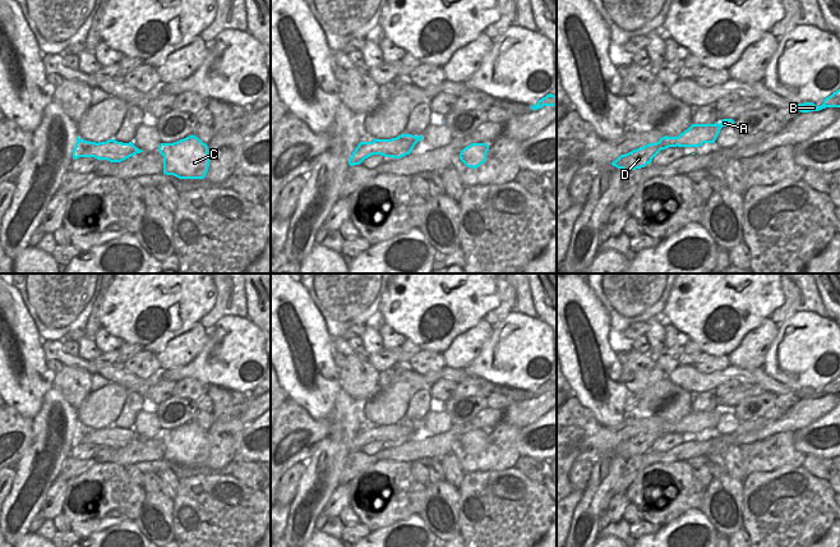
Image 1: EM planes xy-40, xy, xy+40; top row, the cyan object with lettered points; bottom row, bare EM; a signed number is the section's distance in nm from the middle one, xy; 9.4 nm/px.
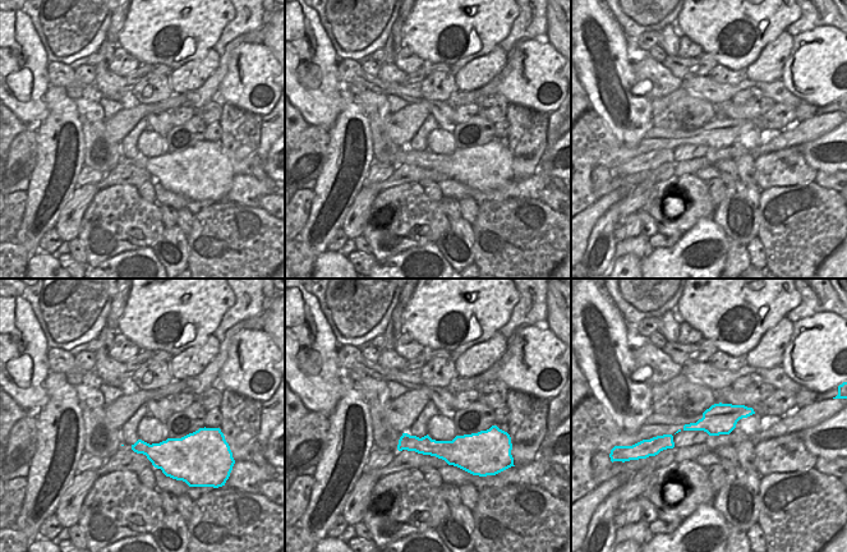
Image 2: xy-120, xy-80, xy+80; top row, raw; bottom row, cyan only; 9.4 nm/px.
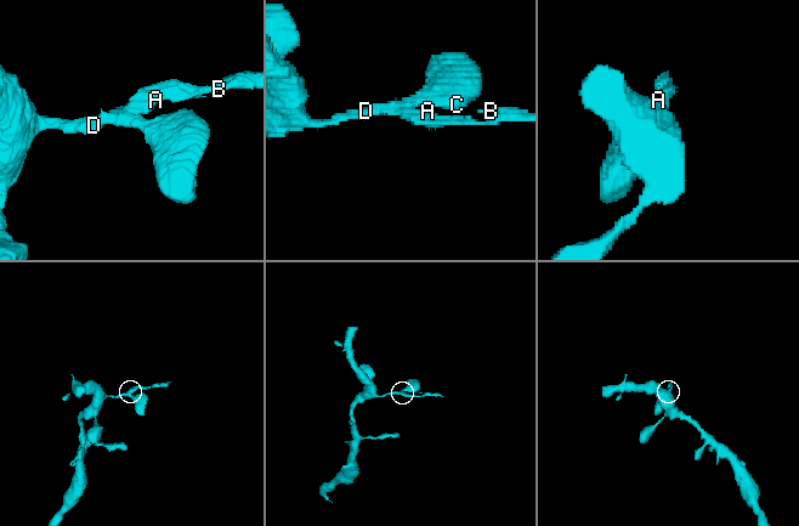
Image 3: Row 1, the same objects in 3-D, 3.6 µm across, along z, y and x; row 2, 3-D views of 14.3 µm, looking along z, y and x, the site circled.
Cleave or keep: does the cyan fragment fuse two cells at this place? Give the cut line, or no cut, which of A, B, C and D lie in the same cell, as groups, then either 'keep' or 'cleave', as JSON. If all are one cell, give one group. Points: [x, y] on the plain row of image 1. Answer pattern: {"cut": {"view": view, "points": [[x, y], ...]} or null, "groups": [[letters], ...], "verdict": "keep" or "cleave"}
{"cut": {"view": "xy", "points": [[388, 426], [410, 427], [414, 431]]}, "groups": [["A", "B"], ["C", "D"]], "verdict": "cleave"}

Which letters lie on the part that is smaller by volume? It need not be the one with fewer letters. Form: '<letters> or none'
A, B

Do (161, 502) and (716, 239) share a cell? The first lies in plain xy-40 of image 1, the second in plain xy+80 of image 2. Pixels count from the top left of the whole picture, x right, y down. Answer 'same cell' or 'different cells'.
different cells

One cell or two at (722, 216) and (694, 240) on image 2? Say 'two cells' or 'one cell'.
two cells

